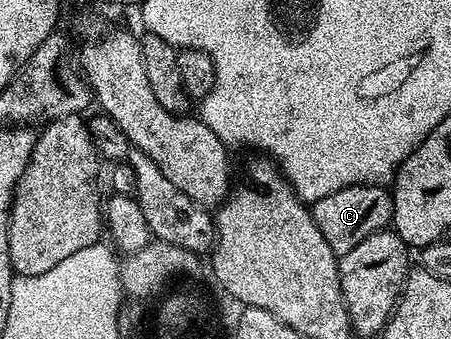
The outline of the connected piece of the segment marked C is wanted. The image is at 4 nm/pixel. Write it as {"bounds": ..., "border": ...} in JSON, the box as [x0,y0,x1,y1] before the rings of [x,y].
{"bounds":[312,184,394,256],"border":[[[382,184],[349,186],[340,188],[340,192],[332,192],[332,196],[324,196],[324,200],[313,203],[312,213],[316,220],[316,228],[320,228],[320,236],[328,240],[328,248],[332,248],[334,254],[341,256],[352,252],[352,248],[368,240],[368,236],[391,225],[394,199],[391,191]]]}

